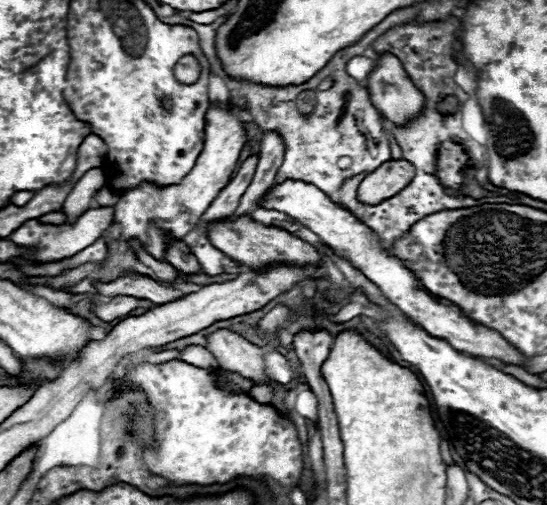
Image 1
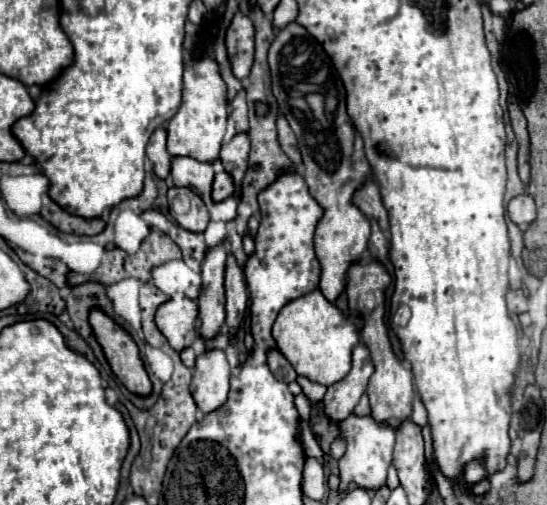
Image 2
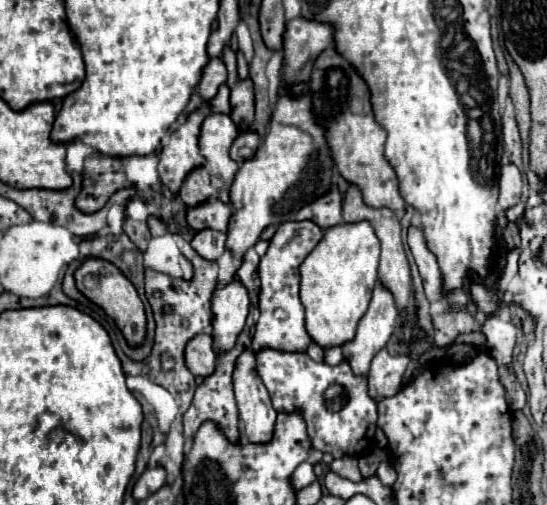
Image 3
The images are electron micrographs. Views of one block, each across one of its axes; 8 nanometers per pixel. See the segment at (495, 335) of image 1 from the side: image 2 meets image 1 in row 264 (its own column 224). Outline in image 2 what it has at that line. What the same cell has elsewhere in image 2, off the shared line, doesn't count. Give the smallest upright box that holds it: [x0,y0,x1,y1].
[190,350,230,414]

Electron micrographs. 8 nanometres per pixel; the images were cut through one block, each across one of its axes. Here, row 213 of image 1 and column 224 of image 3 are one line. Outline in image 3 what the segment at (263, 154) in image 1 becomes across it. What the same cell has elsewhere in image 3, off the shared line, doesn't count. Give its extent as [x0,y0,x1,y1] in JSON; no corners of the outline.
[190,230,226,260]

